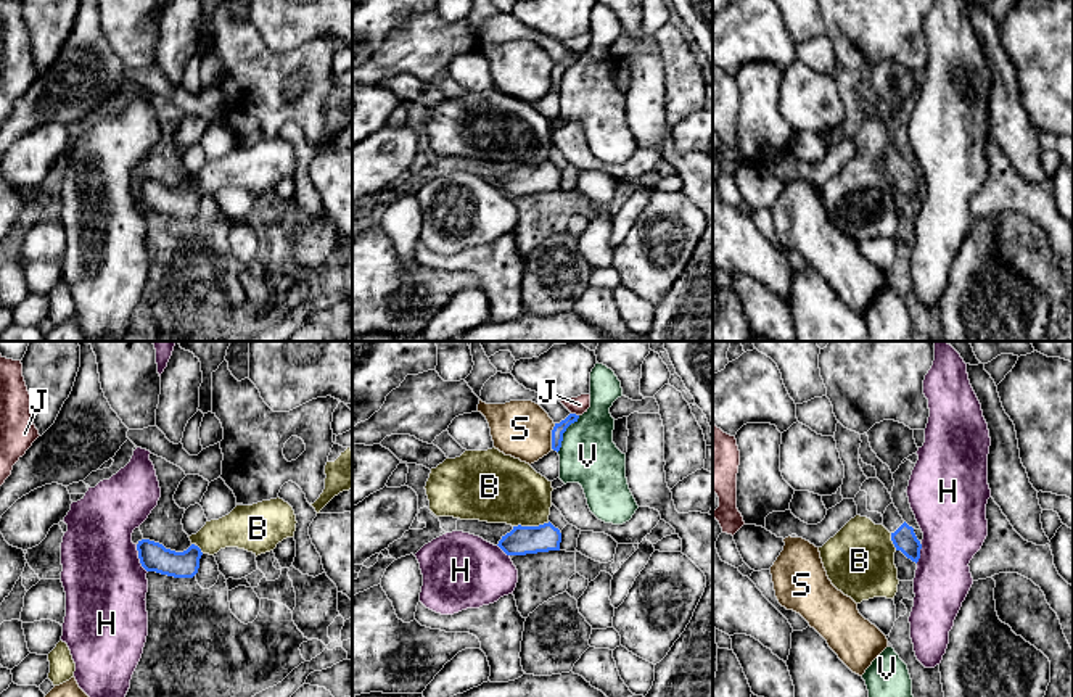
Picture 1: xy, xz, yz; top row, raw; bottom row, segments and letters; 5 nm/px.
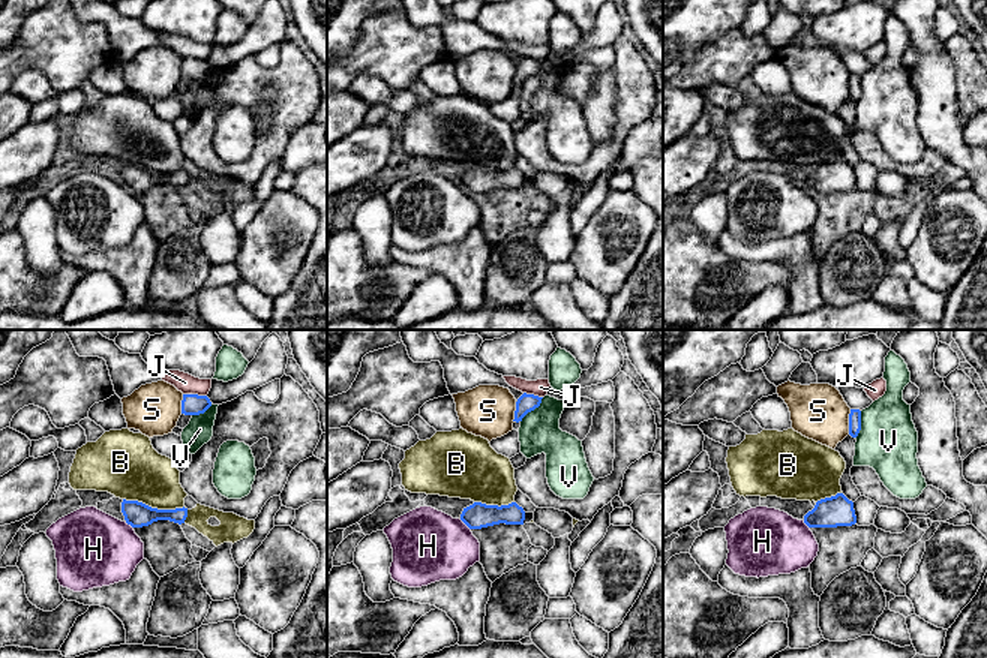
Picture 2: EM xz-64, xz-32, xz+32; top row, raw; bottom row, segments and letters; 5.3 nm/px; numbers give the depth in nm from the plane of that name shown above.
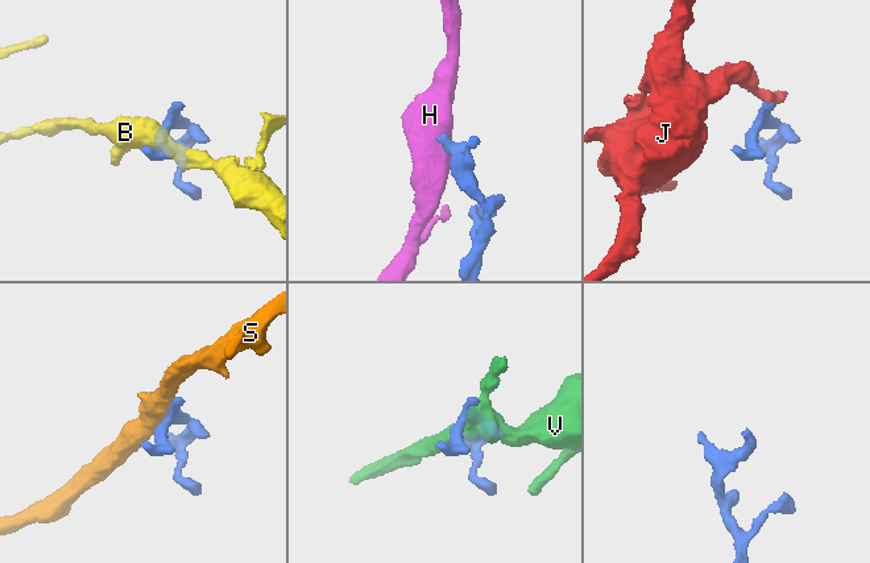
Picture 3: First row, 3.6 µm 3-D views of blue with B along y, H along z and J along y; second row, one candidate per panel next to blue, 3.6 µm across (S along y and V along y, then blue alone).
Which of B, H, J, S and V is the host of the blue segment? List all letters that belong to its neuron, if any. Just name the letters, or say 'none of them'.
none of them

